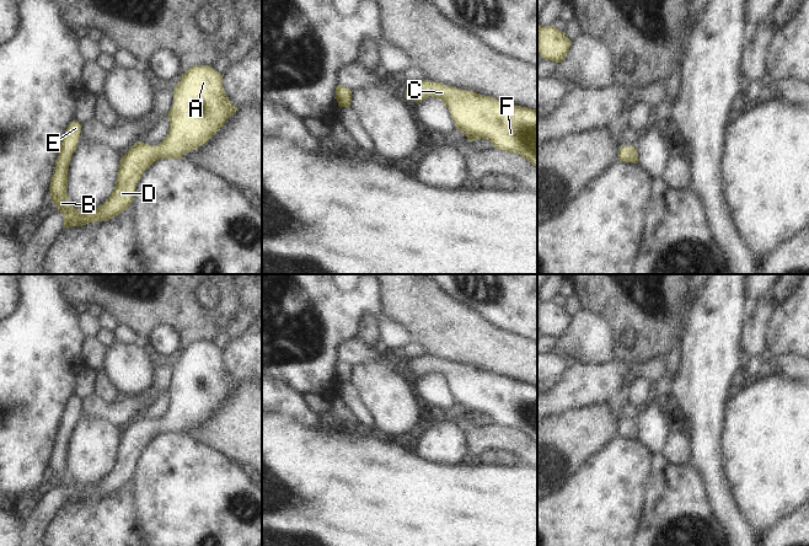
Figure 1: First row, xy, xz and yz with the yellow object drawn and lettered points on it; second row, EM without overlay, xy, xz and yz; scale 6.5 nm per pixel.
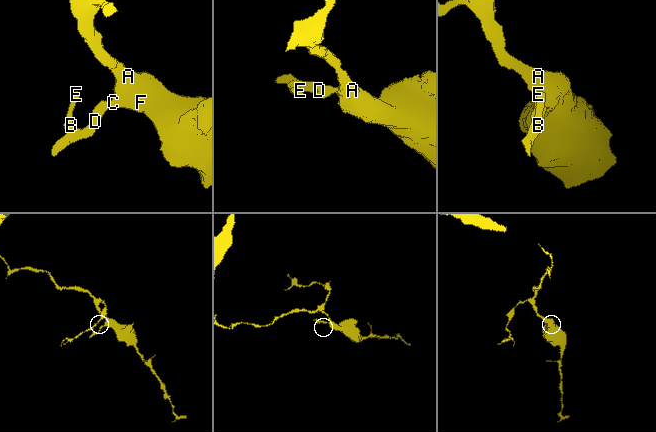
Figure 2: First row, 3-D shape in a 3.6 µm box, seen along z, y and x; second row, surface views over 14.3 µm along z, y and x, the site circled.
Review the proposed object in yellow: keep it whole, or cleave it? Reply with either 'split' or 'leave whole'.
leave whole

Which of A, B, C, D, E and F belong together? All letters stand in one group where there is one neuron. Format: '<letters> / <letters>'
A B C D E F

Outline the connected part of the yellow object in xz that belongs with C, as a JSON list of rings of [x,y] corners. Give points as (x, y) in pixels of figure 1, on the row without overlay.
[[[423,355],[409,359],[406,374],[412,373],[417,379],[429,371],[440,374],[449,384],[456,405],[461,406],[468,414],[487,414],[493,423],[505,428],[519,429],[537,443],[537,386],[527,382],[503,378],[493,373],[479,370],[473,366],[460,365],[441,358]]]

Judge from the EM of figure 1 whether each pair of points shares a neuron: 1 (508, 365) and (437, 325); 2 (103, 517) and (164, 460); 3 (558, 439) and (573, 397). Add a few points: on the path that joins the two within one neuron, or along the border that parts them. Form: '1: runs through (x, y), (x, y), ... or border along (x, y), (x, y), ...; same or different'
1: runs through (491, 348), (454, 331); same
2: border along (128, 482), (132, 514), (135, 520); different
3: border along (598, 402), (569, 408), (550, 417); different

